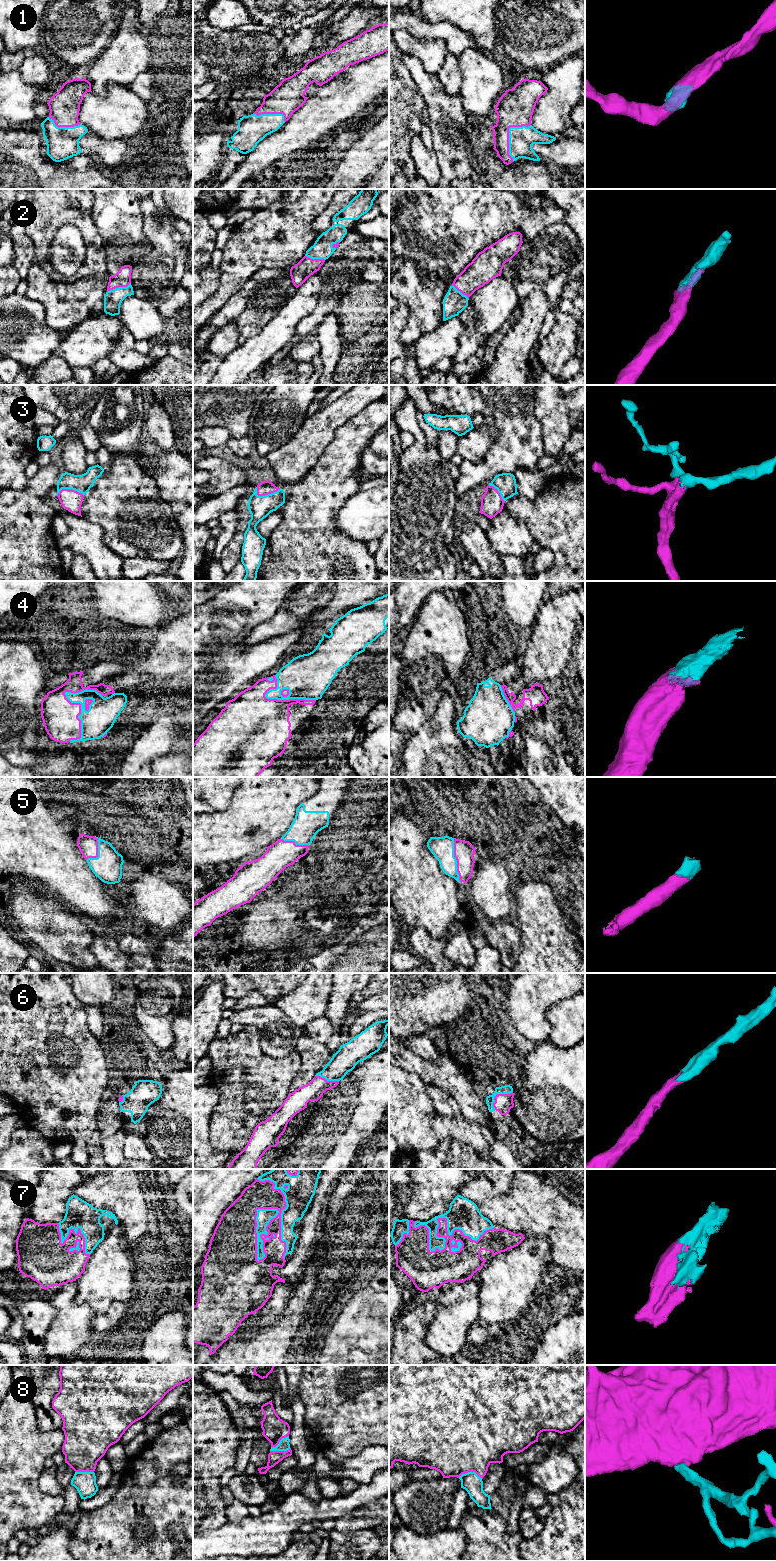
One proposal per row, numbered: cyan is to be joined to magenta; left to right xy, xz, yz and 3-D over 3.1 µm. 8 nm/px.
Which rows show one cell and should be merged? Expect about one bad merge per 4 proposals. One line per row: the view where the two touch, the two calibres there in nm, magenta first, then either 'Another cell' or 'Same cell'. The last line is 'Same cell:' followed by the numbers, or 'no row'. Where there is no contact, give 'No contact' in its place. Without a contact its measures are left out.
1: Touches magenta in yz. Thickness 300 nm (magenta) against 200 nm. Same cell
2: Touches magenta in xy. Thickness 140 nm (magenta) against 140 nm. Same cell
3: Touches magenta in xz. Thickness 110 nm (magenta) against 180 nm. Same cell
4: Touches magenta in xy. Thickness 280 nm (magenta) against 240 nm. Same cell
5: Touches magenta in yz. Thickness 160 nm (magenta) against 180 nm. Same cell
6: Touches magenta in yz. Thickness 150 nm (magenta) against 80 nm. Same cell
7: Touches magenta in xz. Thickness 220 nm (magenta) against 120 nm. Same cell
8: Touches magenta in yz. Thickness 500 nm (magenta) against 160 nm. Same cell
Same cell: 1, 2, 3, 4, 5, 6, 7, 8

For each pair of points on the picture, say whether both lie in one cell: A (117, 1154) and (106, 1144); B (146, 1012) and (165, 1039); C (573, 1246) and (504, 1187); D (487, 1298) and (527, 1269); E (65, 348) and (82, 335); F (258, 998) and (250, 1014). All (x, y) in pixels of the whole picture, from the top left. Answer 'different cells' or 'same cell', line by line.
A: same cell
B: same cell
C: different cells
D: same cell
E: same cell
F: different cells

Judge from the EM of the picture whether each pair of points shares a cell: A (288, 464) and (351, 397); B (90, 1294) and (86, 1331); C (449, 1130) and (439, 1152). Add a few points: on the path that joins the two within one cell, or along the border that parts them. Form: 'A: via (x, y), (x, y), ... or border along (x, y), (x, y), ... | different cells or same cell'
A: via (305, 447), (336, 414) | same cell
B: border along (82, 1302), (85, 1302), (96, 1314) | different cells
C: border along (440, 1139), (448, 1137), (451, 1140) | different cells

